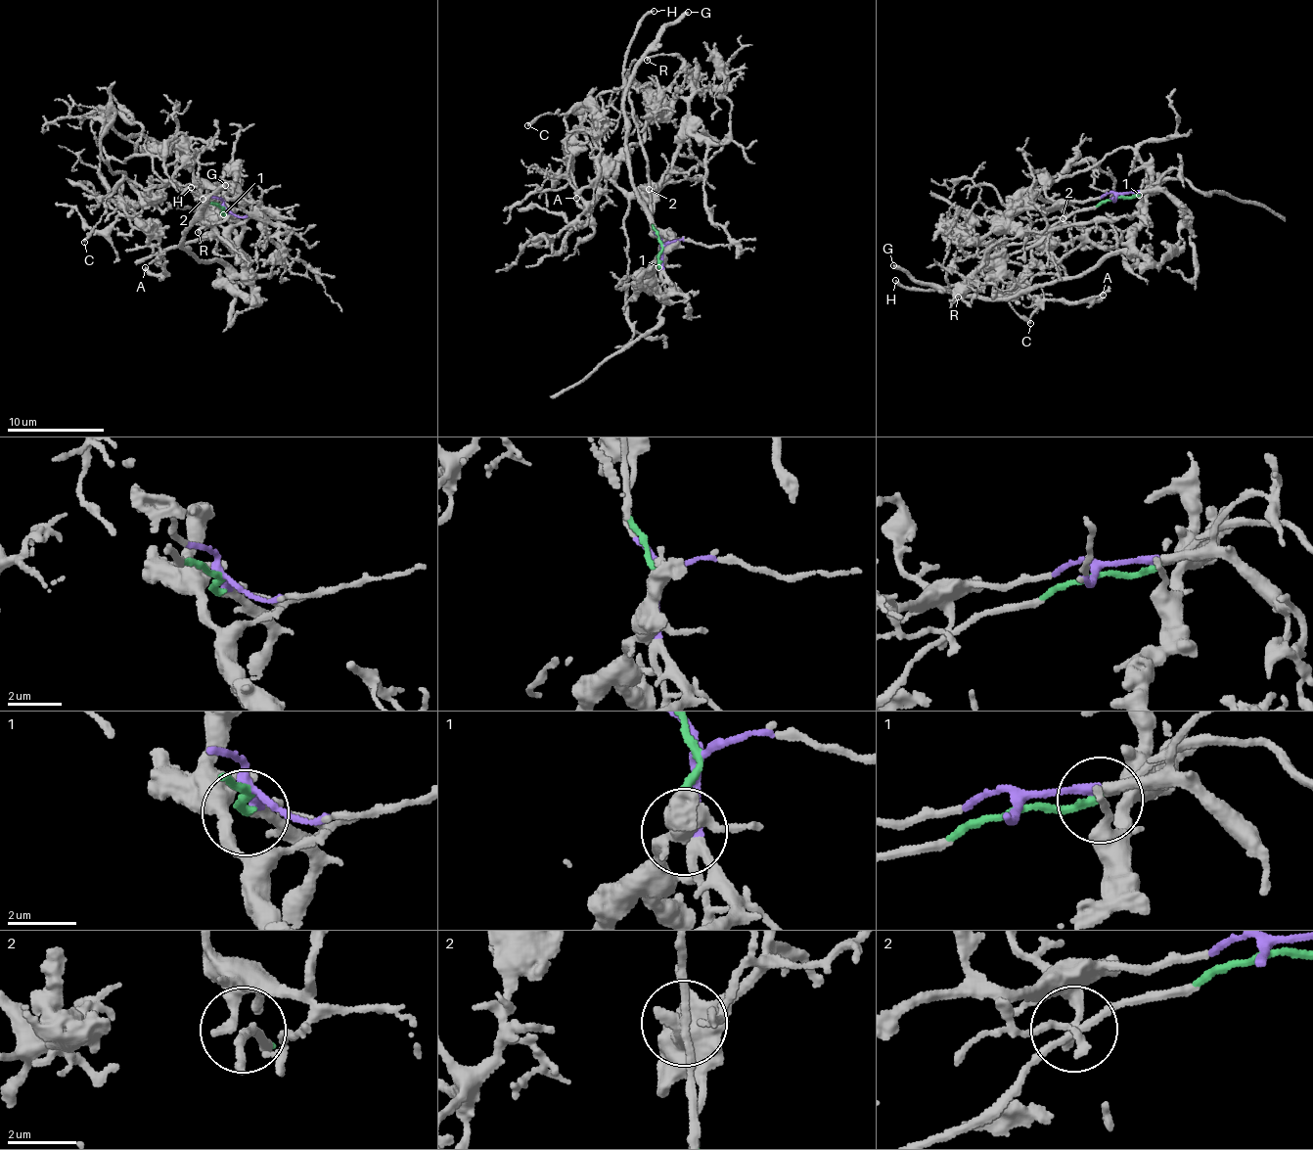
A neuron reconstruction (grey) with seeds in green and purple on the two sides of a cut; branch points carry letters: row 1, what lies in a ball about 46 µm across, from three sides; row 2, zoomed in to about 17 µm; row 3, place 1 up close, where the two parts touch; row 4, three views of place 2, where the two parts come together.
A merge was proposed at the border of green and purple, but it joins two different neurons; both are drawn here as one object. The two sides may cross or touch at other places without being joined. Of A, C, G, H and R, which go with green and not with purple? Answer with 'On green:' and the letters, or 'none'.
On green: G, H

